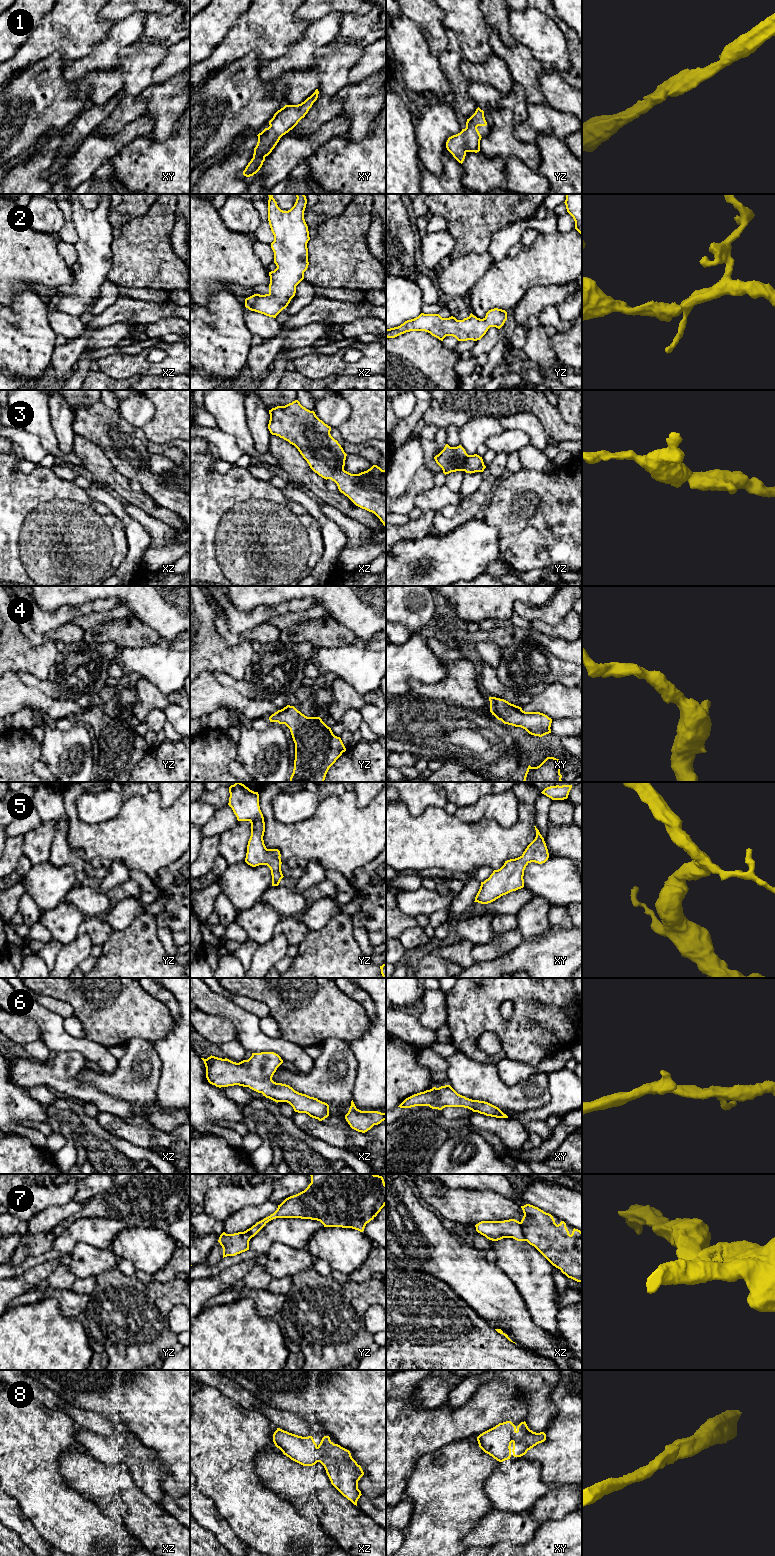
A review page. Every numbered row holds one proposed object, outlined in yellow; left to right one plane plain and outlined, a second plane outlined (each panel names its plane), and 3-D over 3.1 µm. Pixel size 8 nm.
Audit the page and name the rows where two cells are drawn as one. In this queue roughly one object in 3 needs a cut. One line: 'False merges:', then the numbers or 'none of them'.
False merges: 7

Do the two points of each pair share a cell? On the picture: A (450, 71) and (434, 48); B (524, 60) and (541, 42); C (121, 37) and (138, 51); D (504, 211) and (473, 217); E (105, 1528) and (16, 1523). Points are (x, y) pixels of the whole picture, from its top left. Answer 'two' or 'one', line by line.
A: two
B: two
C: two
D: one
E: two

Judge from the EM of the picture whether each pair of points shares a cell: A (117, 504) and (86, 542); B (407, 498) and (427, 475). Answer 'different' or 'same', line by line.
A: different
B: same

